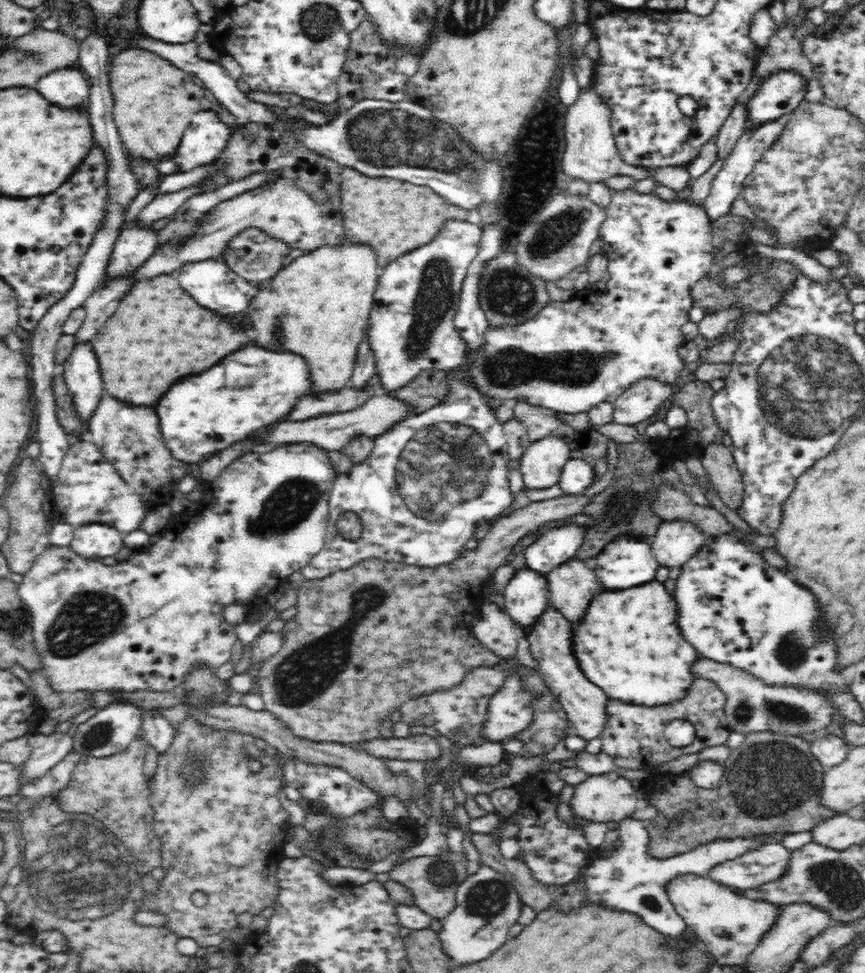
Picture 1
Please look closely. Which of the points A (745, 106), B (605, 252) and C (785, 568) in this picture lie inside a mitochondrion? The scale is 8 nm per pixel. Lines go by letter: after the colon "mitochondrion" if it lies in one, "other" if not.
A: other
B: other
C: other

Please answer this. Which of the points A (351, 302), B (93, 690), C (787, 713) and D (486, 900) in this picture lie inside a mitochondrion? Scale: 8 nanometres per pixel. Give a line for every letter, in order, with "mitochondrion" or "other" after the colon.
A: other
B: other
C: mitochondrion
D: mitochondrion

